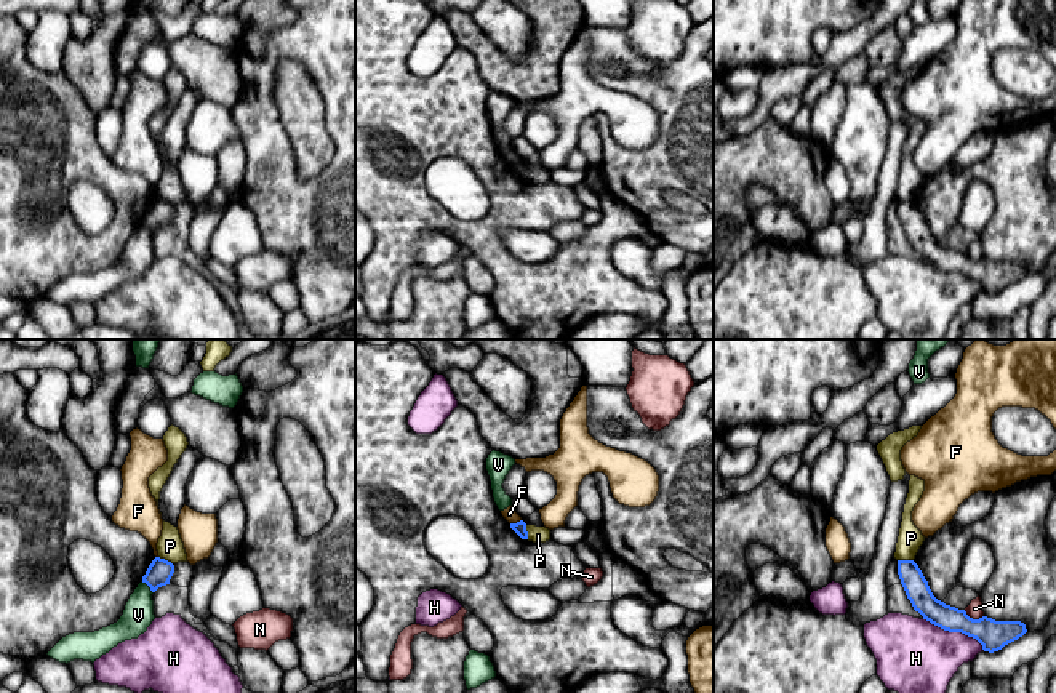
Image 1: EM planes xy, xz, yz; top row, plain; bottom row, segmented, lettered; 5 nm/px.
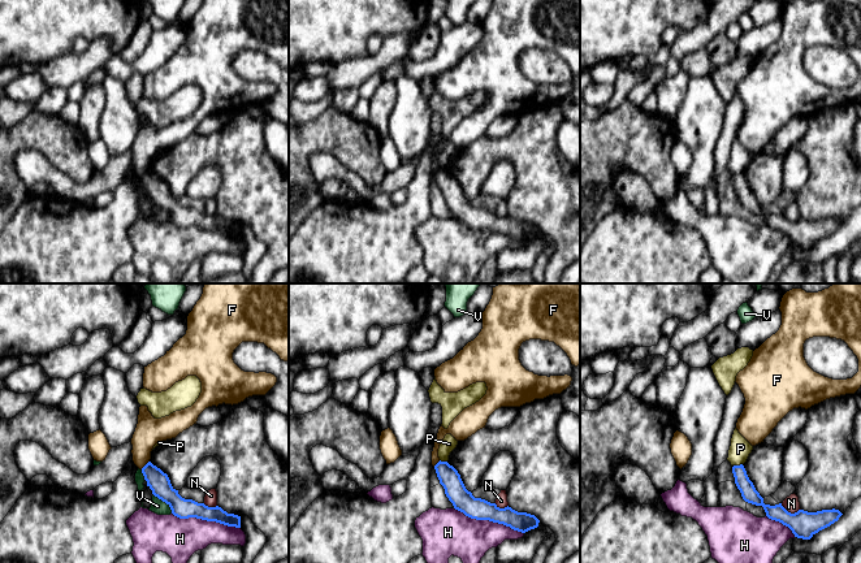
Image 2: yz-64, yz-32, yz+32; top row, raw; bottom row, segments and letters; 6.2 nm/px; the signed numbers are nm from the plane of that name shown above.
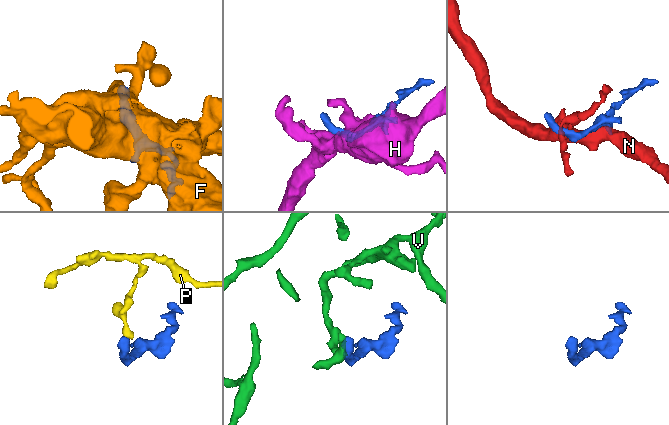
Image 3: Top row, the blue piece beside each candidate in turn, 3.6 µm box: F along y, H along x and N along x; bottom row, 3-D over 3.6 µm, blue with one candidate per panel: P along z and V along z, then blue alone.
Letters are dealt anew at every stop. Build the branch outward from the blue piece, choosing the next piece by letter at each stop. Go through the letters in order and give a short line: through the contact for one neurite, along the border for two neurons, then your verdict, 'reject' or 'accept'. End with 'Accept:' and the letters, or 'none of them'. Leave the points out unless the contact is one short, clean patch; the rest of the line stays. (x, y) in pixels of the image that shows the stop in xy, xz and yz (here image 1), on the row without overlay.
F: line xz (520, 160), (511, 165); reject
H: line yz (922, 260), (944, 271), (972, 277), (984, 292); reject
N: reject
P: line yz (898, 200), (912, 202); reject
V: reject
Accept: none of them

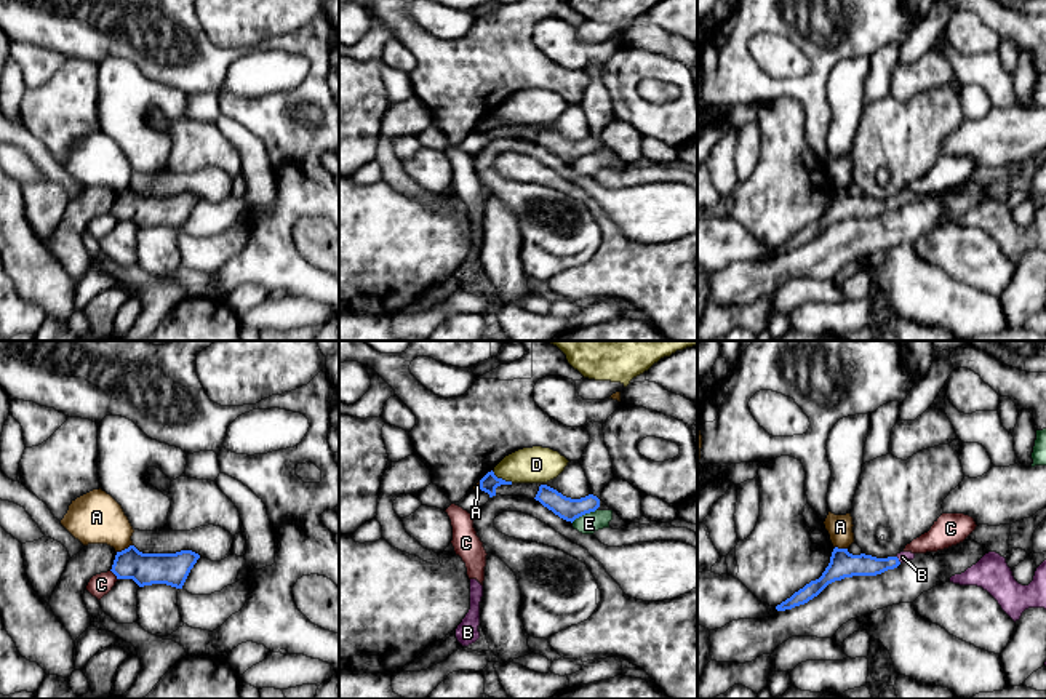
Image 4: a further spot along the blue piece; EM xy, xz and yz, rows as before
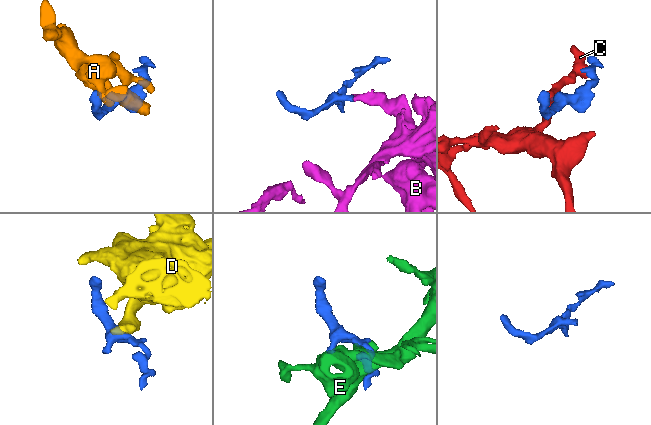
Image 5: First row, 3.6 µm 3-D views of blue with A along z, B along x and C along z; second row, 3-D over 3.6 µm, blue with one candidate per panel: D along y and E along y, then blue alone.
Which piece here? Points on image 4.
A: line xy (131, 186), (117, 194); reject
B: line yz (850, 207), (883, 207), (898, 200), (902, 199); accept
C: reject
D: line xz (491, 112), (498, 119), (512, 123); reject
E: reject
Accept: B

